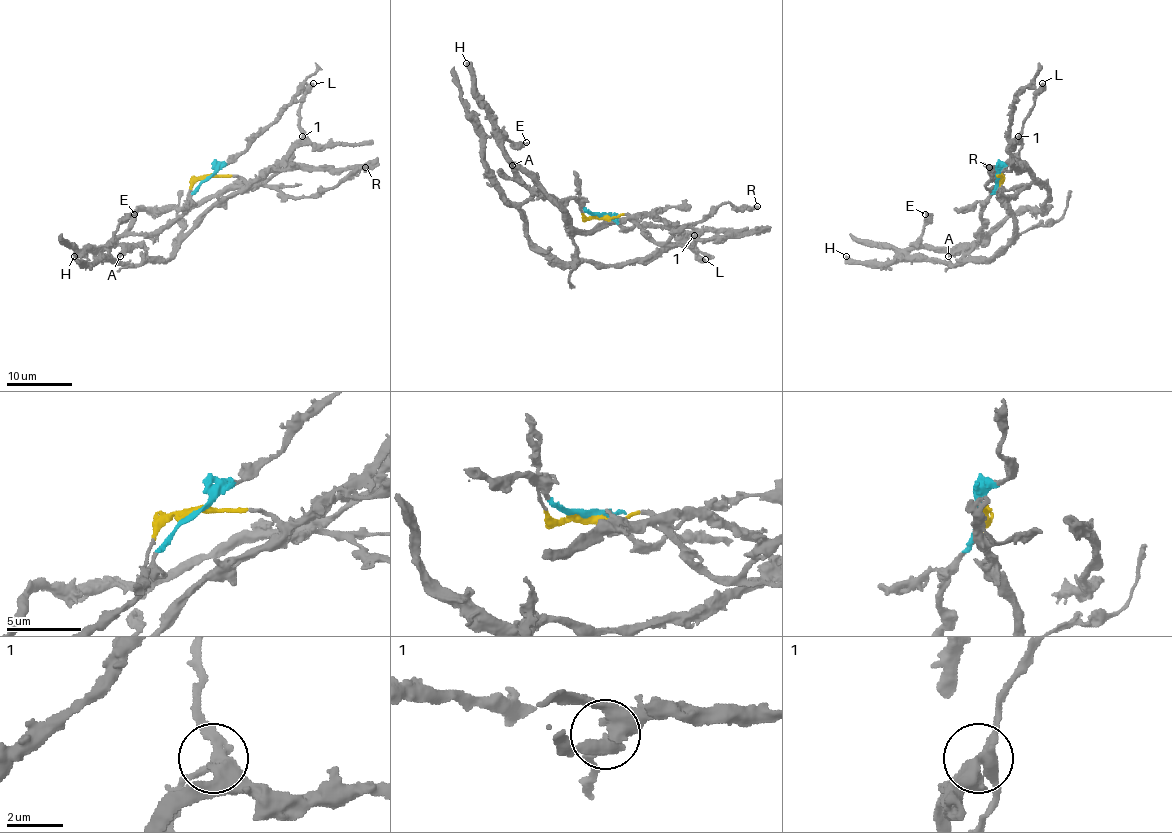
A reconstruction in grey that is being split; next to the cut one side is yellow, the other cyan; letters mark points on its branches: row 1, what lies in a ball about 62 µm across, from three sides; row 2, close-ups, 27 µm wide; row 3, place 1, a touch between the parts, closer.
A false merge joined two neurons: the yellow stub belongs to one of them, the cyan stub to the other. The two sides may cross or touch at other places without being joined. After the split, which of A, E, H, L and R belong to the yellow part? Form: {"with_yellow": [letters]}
{"with_yellow": ["A", "H", "L", "R"]}

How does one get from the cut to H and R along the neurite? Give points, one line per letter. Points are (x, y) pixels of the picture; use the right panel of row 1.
H: (998, 177), (1001, 203), (1013, 214), (1013, 237), (990, 258), (944, 265), (940, 260), (855, 262), (845, 255)
R: (998, 177), (998, 184), (1010, 190), (1024, 187), (1016, 195), (998, 197), (985, 187), (990, 180), (988, 167)

